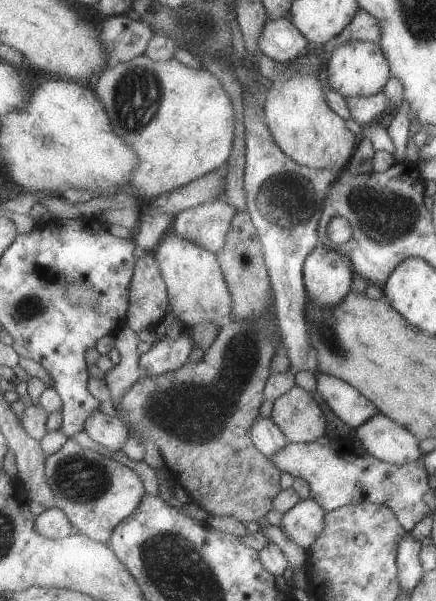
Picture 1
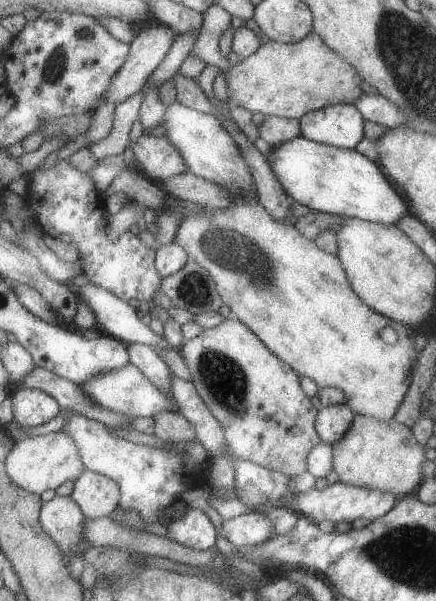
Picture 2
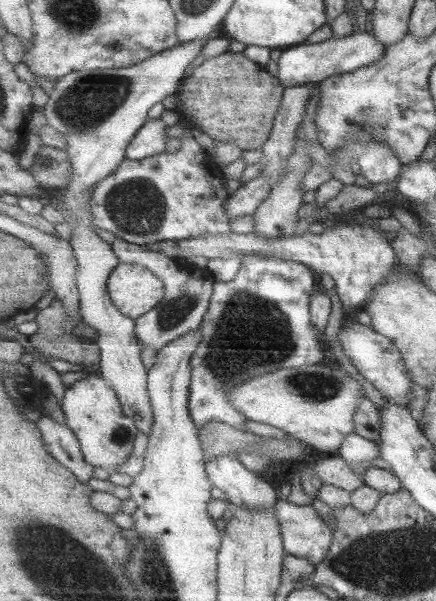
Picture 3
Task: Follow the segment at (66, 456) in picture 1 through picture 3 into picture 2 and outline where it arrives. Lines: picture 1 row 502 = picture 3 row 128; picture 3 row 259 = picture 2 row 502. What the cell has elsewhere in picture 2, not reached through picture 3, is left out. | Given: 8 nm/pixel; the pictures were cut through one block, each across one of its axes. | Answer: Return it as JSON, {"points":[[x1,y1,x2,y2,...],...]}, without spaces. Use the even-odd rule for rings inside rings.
{"points":[[91,469,76,480,72,497,89,519,111,516,121,504,121,486,117,480]]}

